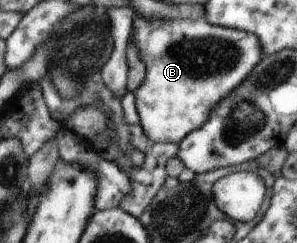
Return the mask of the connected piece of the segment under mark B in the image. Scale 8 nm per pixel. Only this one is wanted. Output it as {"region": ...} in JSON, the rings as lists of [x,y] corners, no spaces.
{"region":[[[132,17],[132,43],[136,47],[138,64],[141,67],[140,82],[136,89],[135,106],[139,125],[144,136],[154,143],[178,144],[180,139],[204,125],[208,113],[220,99],[224,99],[230,91],[234,91],[244,77],[252,71],[252,67],[260,61],[262,51],[256,35],[208,25],[205,19],[168,19],[168,21],[148,21],[144,17]]]}

